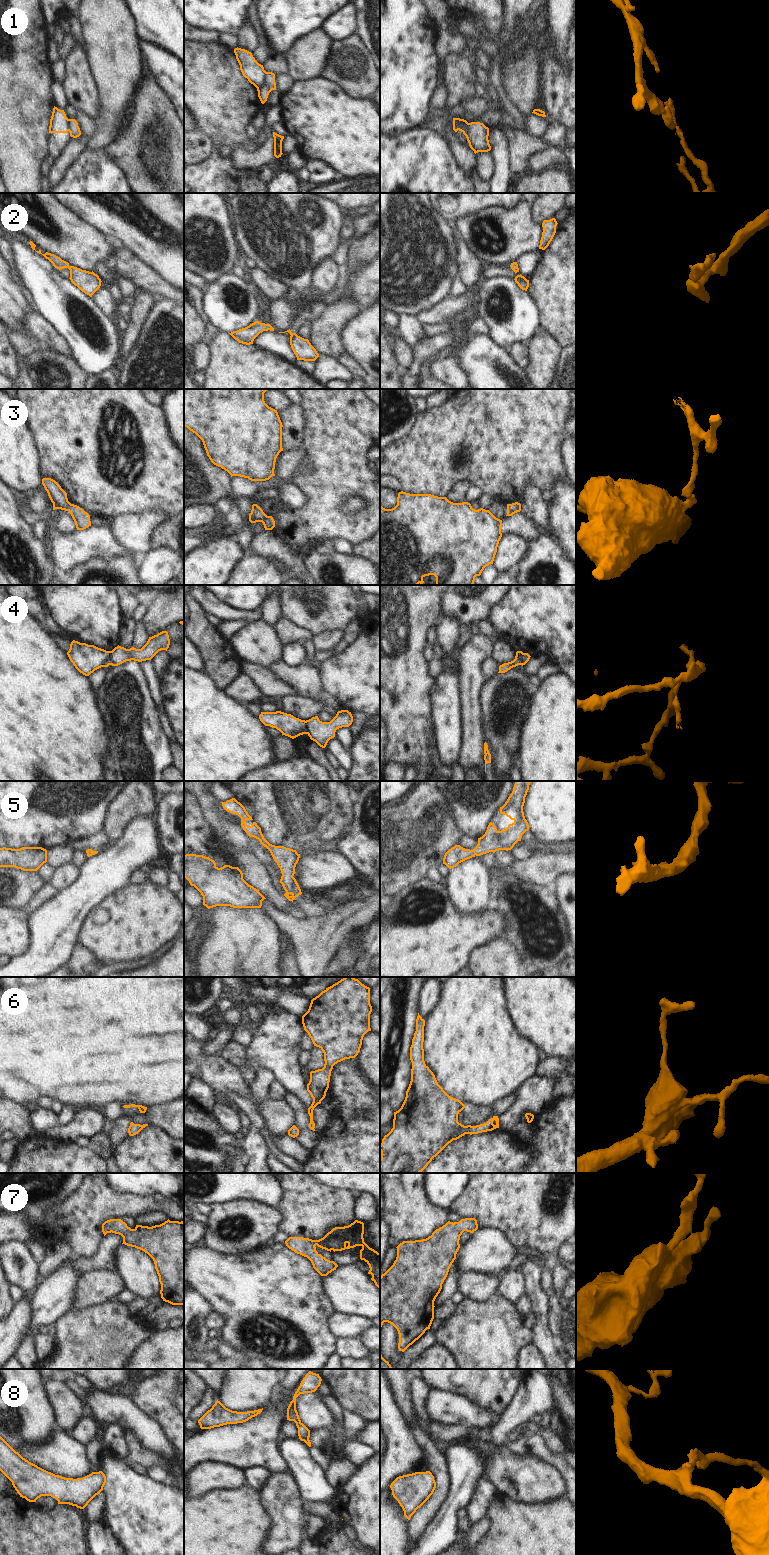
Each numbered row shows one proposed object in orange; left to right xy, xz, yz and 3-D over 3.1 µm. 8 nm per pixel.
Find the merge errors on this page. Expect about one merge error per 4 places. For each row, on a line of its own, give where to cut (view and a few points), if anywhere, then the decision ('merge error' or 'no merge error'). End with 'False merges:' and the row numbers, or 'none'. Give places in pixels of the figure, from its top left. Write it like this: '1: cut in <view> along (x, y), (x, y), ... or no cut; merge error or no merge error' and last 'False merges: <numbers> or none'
1: cut in xz along (266, 72), (263, 82), (257, 88); merge error
2: no cut; no merge error
3: cut in xz along (267, 516), (262, 522); merge error
4: cut in xy along (110, 651), (108, 664); merge error
5: no cut; no merge error
6: no cut; no merge error
7: no cut; no merge error
8: no cut; no merge error
False merges: 1, 3, 4

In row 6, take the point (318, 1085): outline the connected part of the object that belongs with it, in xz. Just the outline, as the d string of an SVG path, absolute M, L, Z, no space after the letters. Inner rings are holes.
M344 977L313 998L308 1011L302 1016L304 1030L308 1033L314 1046L323 1051L325 1061L322 1069L310 1072L310 1081L307 1084L307 1091L313 1098L313 1102L308 1108L309 1128L313 1131L315 1131L313 1110L326 1096L333 1066L358 1055L364 1035L371 1031L371 1012L370 988L354 977Z

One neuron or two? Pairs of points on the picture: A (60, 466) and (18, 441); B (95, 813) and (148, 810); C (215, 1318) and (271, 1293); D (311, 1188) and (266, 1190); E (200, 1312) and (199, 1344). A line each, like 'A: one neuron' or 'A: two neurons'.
A: two neurons
B: two neurons
C: two neurons
D: two neurons
E: one neuron

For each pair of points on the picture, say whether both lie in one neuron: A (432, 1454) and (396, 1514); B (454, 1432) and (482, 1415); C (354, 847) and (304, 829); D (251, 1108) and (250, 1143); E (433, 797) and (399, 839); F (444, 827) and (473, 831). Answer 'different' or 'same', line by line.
A: different
B: different
C: different
D: same
E: same
F: different

